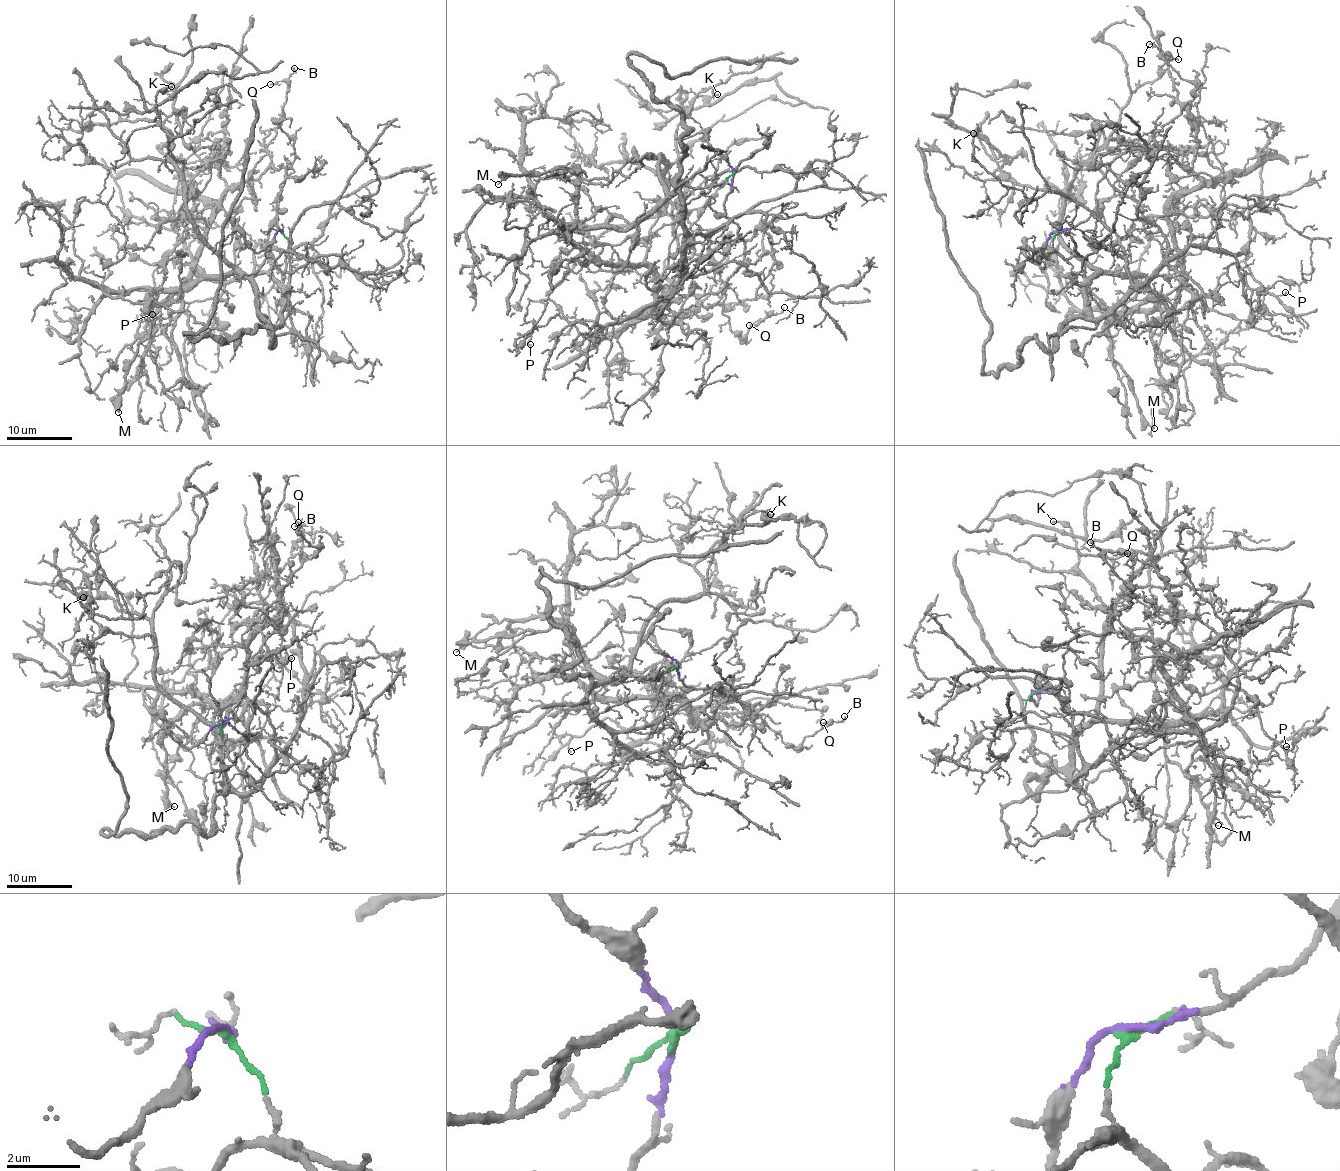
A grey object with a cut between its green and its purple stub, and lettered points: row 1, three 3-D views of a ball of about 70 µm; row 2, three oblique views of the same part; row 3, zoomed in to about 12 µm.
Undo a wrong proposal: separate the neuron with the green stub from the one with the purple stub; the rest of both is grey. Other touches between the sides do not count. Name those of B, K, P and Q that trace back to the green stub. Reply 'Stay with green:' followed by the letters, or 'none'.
Stay with green: K, P

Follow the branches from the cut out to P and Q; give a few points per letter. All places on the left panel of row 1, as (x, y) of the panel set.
P: (281, 231), (254, 278), (277, 327), (266, 272), (214, 282), (184, 249), (153, 271), (152, 314)
Q: (281, 231), (276, 213), (286, 171), (273, 166), (263, 138), (278, 125), (287, 83), (270, 85)

